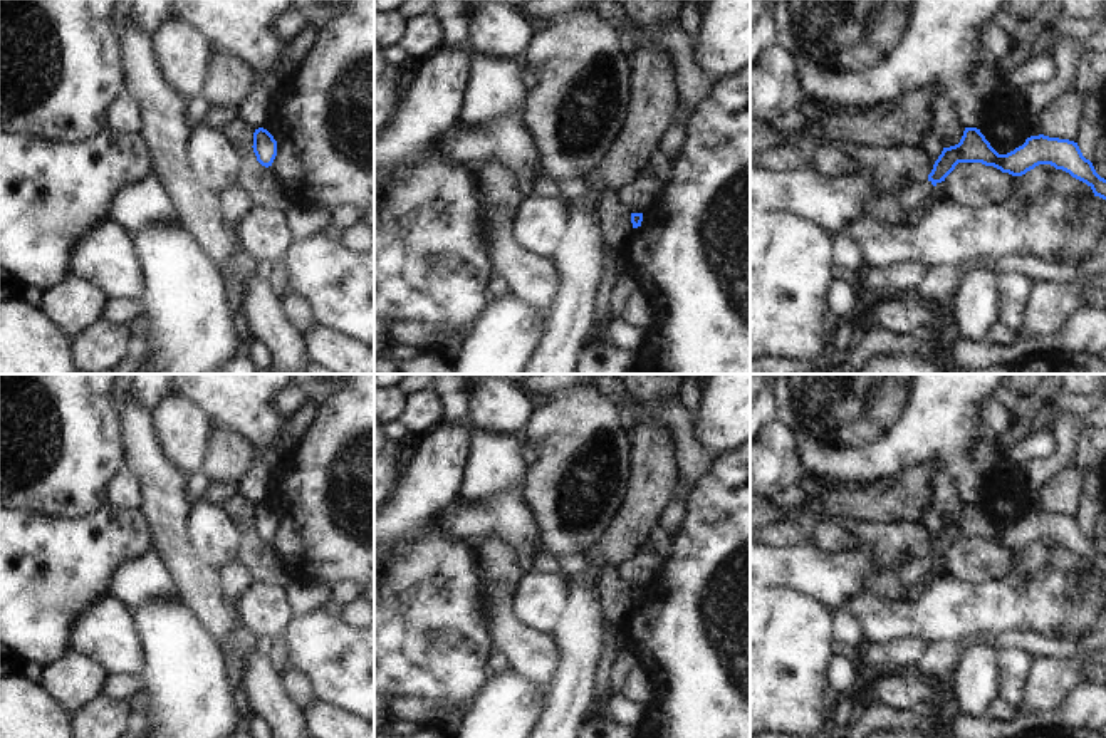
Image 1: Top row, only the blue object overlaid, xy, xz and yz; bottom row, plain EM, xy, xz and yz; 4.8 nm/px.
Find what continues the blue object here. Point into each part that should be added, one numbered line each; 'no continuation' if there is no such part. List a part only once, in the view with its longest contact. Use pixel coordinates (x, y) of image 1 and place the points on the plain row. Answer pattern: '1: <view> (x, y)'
no continuation.

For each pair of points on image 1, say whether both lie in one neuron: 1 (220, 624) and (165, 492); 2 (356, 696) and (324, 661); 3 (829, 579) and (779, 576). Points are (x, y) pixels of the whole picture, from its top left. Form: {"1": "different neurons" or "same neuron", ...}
{"1": "same neuron", "2": "same neuron", "3": "same neuron"}

